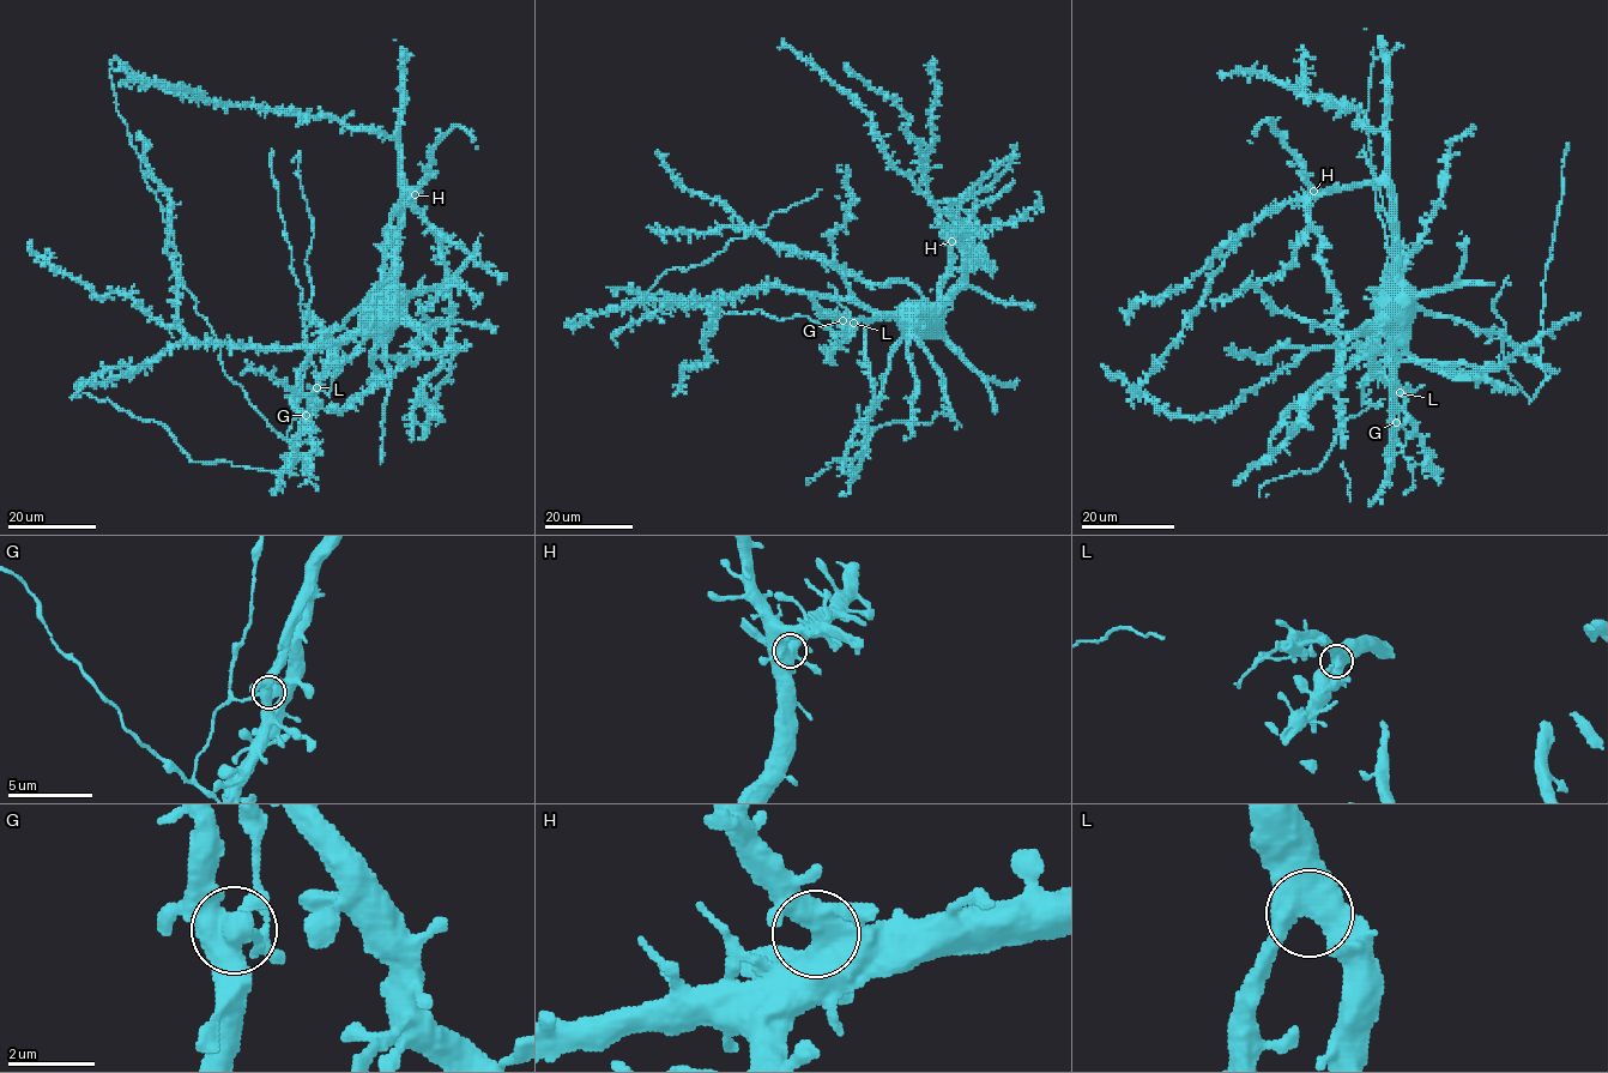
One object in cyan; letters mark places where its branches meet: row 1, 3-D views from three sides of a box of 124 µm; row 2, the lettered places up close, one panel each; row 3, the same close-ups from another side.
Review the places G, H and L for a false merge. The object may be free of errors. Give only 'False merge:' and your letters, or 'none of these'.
False merge: none of these

